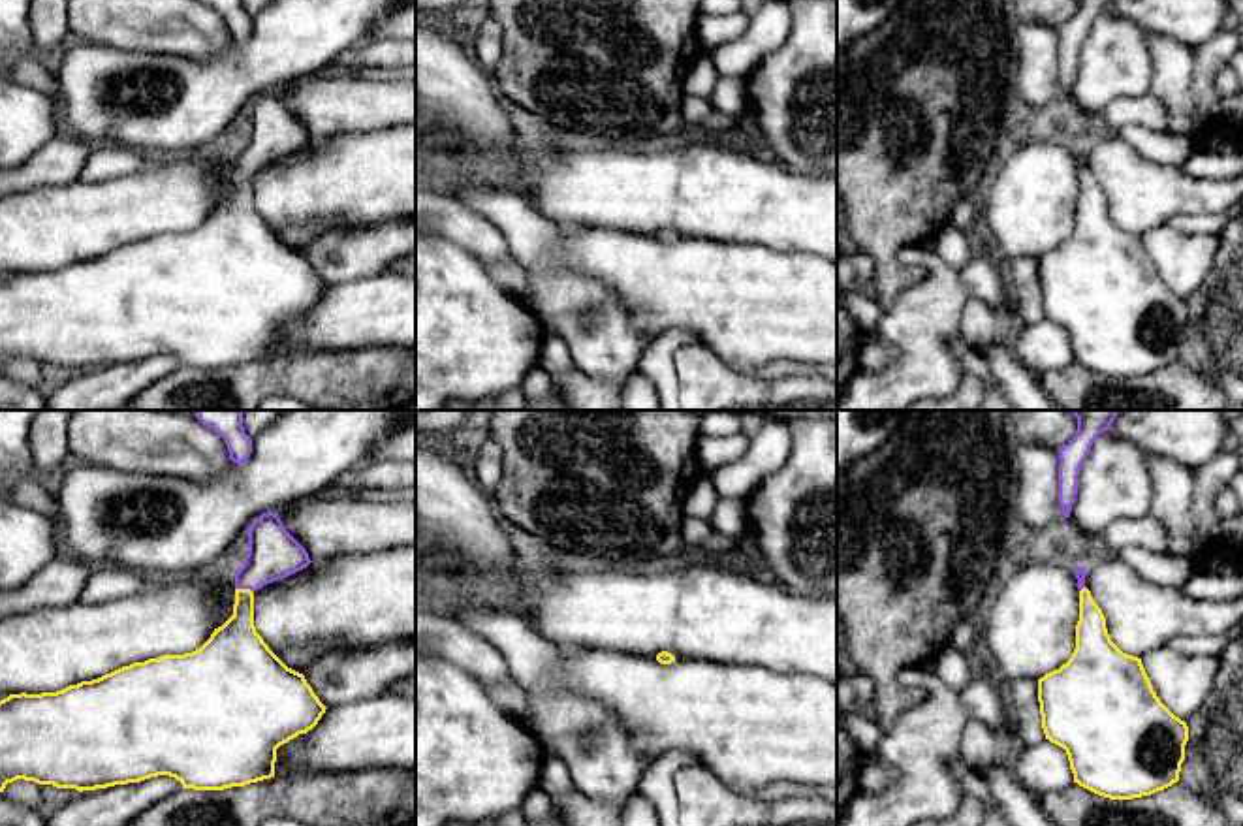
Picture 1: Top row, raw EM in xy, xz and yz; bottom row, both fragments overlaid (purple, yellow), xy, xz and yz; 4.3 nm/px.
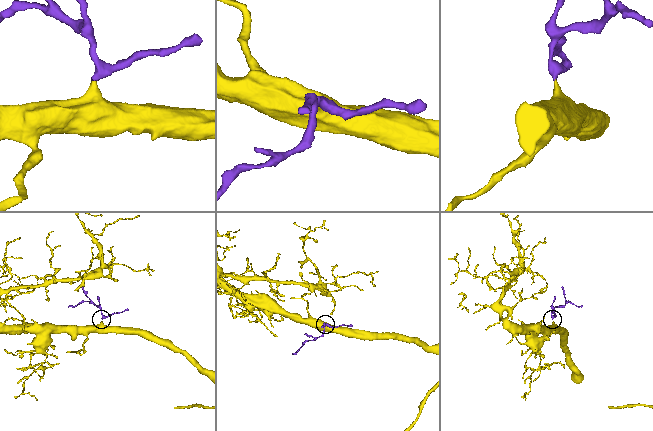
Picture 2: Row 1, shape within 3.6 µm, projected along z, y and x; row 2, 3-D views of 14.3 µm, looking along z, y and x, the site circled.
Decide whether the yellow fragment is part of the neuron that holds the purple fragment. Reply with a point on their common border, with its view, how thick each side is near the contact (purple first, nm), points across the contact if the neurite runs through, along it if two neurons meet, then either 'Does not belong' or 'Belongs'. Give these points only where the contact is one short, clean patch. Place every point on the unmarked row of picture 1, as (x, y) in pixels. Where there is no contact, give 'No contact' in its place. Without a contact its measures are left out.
Touches purple at xy (243, 166). Thickness 220 nm (purple) against 200 nm. Path across: xy (273, 132), (243, 166), (243, 198), (236, 222). Belongs

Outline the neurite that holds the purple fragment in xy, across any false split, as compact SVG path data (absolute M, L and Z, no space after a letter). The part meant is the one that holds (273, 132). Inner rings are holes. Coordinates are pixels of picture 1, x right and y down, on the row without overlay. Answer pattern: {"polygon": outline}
{"polygon": "M275 90L256 96L246 115L248 132L235 149L233 194L214 207L199 228L134 241L56 271L21 271L0 278L0 371L17 357L83 371L158 354L175 356L182 367L194 369L224 369L275 356L276 327L312 309L327 286L305 254L288 246L256 211L254 171L307 147L312 139Z"}

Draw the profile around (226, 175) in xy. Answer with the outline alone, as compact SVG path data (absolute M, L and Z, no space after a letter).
M224 166L216 173L214 207L222 205L233 194L235 166Z

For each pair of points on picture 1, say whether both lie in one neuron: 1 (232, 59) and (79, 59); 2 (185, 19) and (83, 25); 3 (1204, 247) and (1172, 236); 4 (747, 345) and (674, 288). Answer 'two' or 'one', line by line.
1: one
2: one
3: one
4: one

